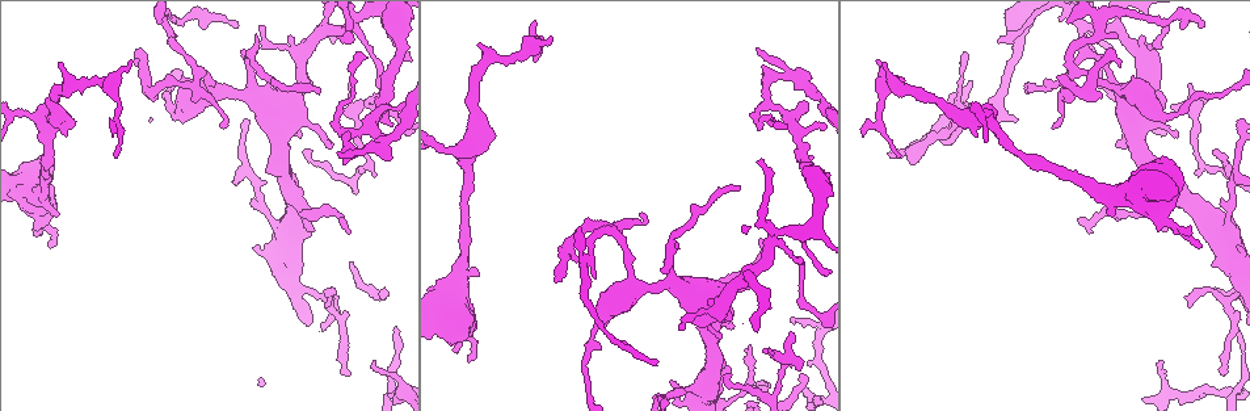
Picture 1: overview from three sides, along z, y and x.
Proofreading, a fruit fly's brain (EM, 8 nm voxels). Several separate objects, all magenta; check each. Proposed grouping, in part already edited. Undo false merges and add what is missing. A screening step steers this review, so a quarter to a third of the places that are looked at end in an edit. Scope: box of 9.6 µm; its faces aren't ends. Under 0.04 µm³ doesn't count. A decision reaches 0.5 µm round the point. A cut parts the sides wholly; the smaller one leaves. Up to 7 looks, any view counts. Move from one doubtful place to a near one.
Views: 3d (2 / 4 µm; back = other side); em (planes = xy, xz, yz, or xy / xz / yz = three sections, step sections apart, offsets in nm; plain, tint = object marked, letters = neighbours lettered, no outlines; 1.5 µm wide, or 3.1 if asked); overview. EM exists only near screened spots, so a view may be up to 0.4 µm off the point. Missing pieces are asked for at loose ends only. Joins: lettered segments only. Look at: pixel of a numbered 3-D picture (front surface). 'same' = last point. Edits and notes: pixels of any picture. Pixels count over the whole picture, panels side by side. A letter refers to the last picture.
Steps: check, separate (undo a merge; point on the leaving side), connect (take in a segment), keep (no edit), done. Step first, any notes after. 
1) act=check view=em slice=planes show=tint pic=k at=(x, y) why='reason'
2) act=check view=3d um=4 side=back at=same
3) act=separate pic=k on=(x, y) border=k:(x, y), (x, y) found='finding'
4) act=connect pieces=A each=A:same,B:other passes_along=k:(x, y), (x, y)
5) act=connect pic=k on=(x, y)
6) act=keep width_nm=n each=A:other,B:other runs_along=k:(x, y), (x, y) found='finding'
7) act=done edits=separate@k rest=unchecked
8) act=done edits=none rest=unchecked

act=check view=em slice=planes show=letters pic=1 at=(883, 65) why='free end'

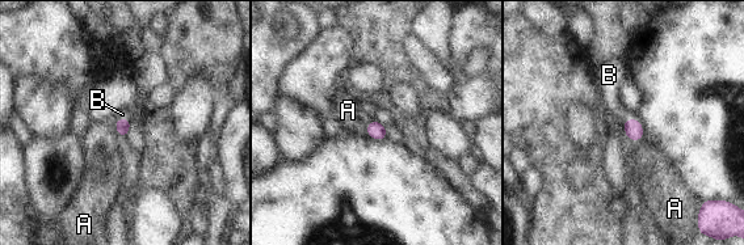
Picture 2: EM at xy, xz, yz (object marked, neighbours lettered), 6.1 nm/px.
act=connect pieces=B each=A:other,B:same passes_along=2:(633, 127), (633, 119), (609, 92) found='the neuron continues'

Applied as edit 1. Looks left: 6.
act=check view=overview why='redraw'

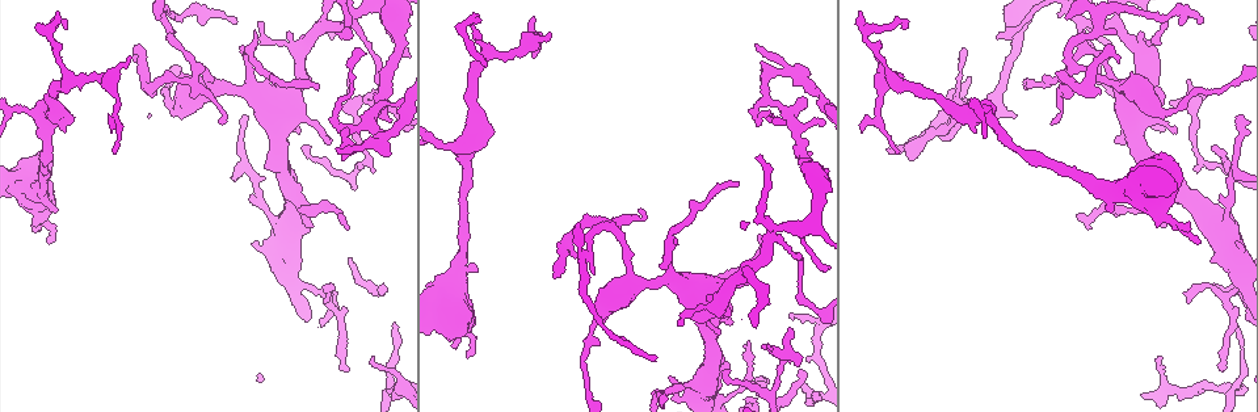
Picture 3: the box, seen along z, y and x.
act=check view=em slice=planes show=letters pic=3 at=(1116, 27) why='arms part here'

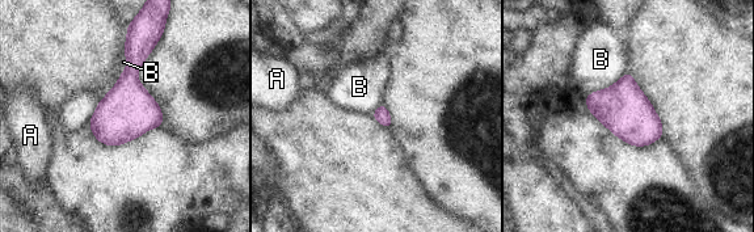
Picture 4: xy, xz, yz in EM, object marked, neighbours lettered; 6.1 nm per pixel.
act=keep each=A:other,B:other border=4:(627, 70), (609, 87), (585, 97) found='one neuron here'

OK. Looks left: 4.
act=check view=3d um=2 pic=3 at=(394, 321) why='tapers out'

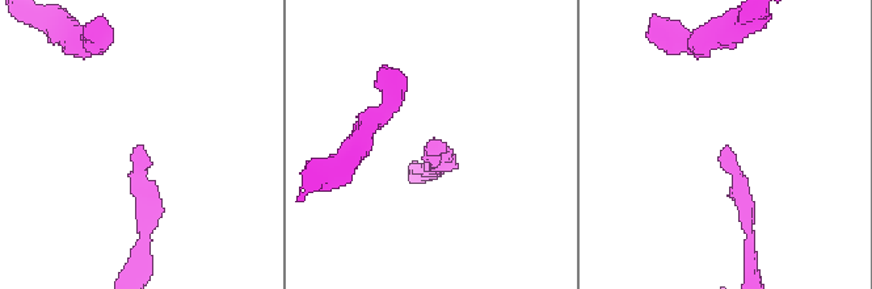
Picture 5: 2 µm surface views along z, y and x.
act=check view=em slice=xy step=4 show=letters pic=5 at=(730, 148)

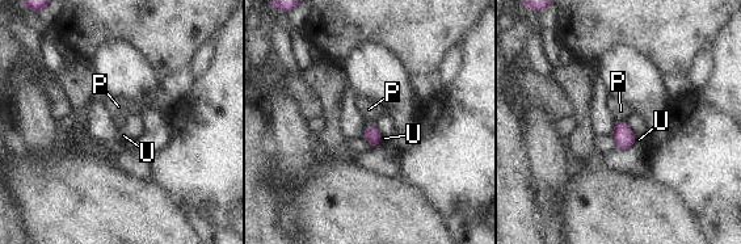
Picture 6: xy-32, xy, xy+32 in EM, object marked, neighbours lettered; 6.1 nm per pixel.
act=check view=em slice=planes show=letters at=same

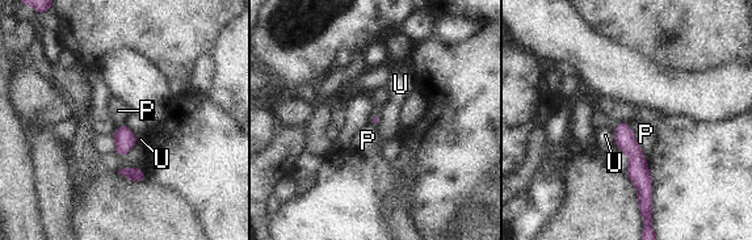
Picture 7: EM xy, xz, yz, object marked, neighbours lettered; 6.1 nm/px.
act=keep each=P:other,U:other runs_along=7:(622, 125), (642, 180), (642, 202) found='none of them fits'

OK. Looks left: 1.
act=done edits=connect@2 rest=unchecked

